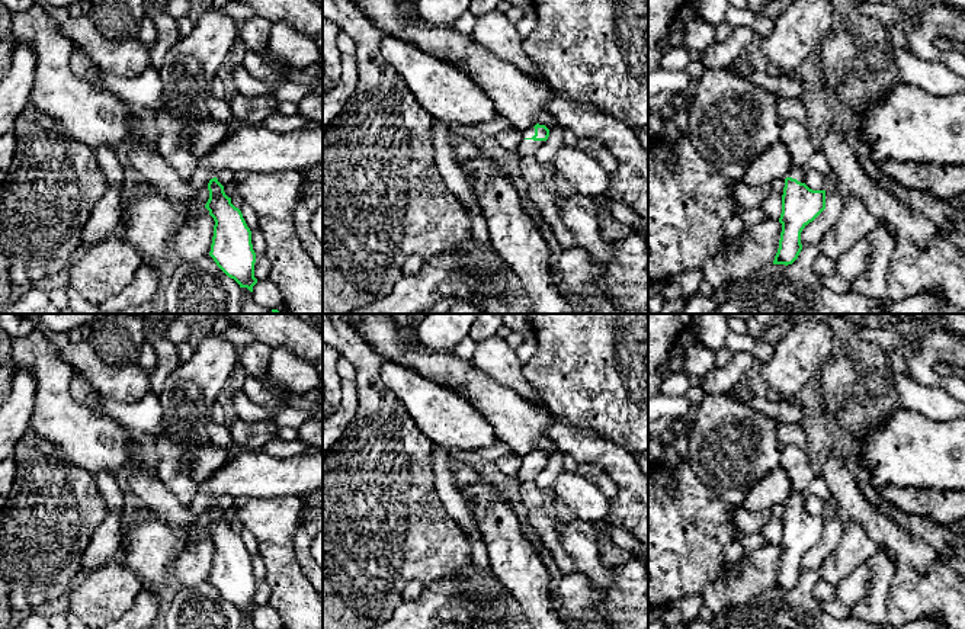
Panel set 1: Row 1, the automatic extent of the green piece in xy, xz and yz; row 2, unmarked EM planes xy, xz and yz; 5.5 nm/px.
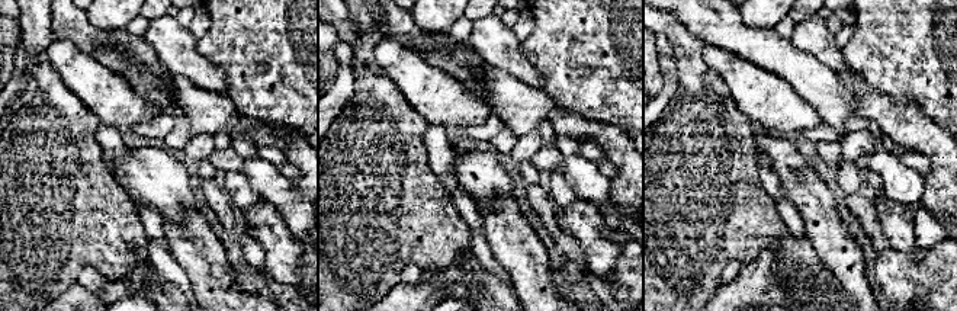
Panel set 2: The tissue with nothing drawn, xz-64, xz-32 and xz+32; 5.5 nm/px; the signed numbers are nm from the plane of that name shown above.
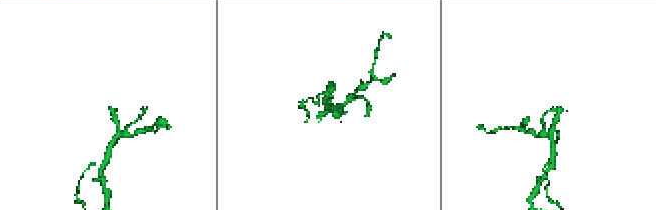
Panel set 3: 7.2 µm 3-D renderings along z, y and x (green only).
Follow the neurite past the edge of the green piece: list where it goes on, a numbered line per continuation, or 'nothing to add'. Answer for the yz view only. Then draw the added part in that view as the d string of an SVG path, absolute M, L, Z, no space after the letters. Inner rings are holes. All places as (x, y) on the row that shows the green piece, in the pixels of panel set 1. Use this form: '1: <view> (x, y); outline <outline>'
1: yz (795, 137); outline M785 121L782 125L780 141L791 154L788 177L805 183L805 173L809 169L808 160L815 151L805 123Z

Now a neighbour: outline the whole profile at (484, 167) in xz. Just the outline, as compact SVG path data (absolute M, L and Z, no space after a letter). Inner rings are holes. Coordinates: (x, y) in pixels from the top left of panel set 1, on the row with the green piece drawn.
M481 150L481 154L465 163L468 177L472 182L491 182L494 177L504 177L509 180L509 174L501 167L494 153Z

